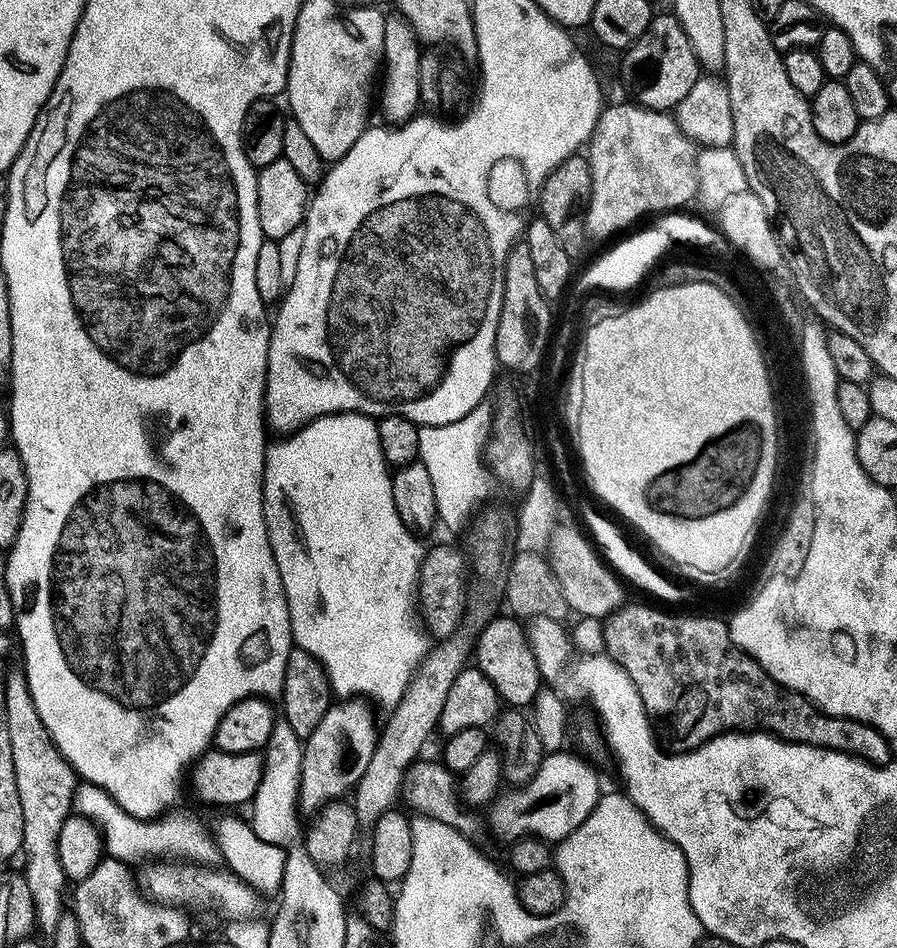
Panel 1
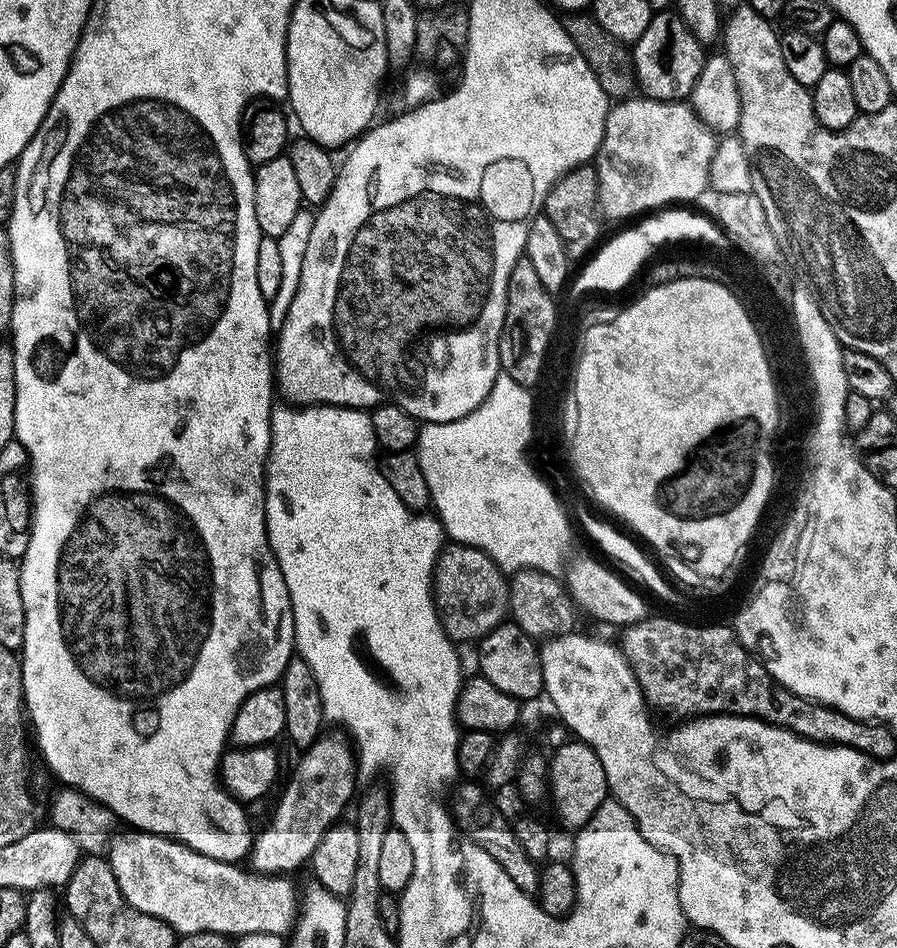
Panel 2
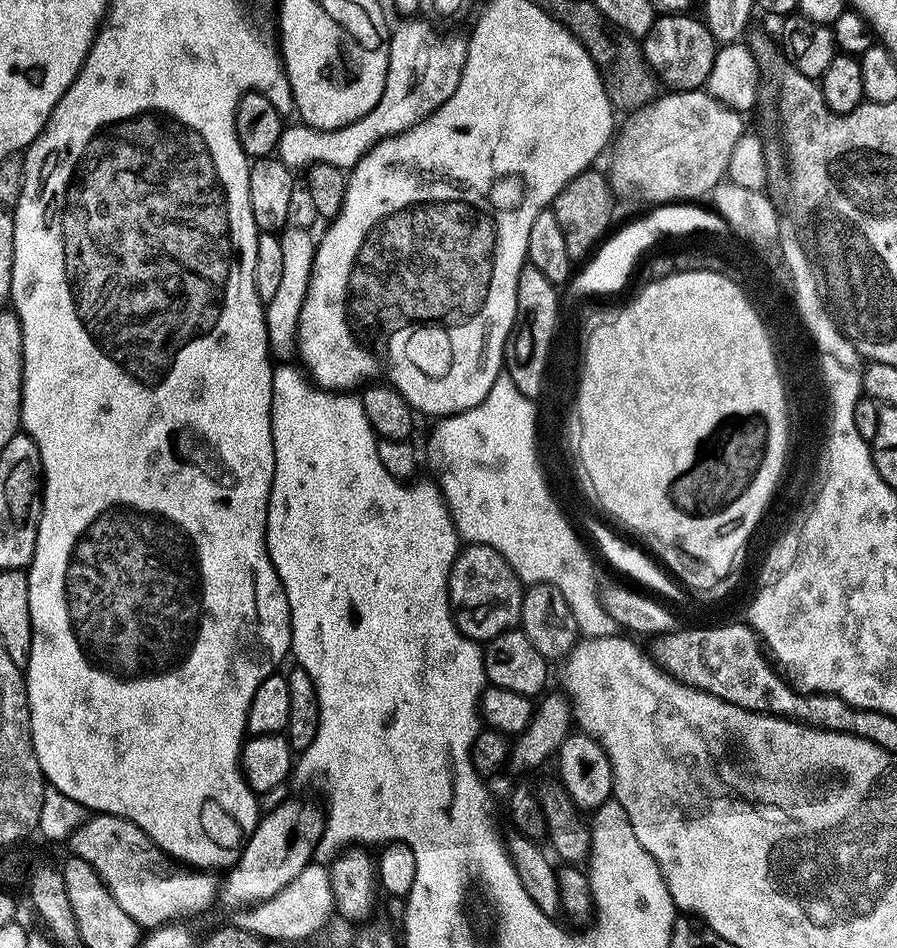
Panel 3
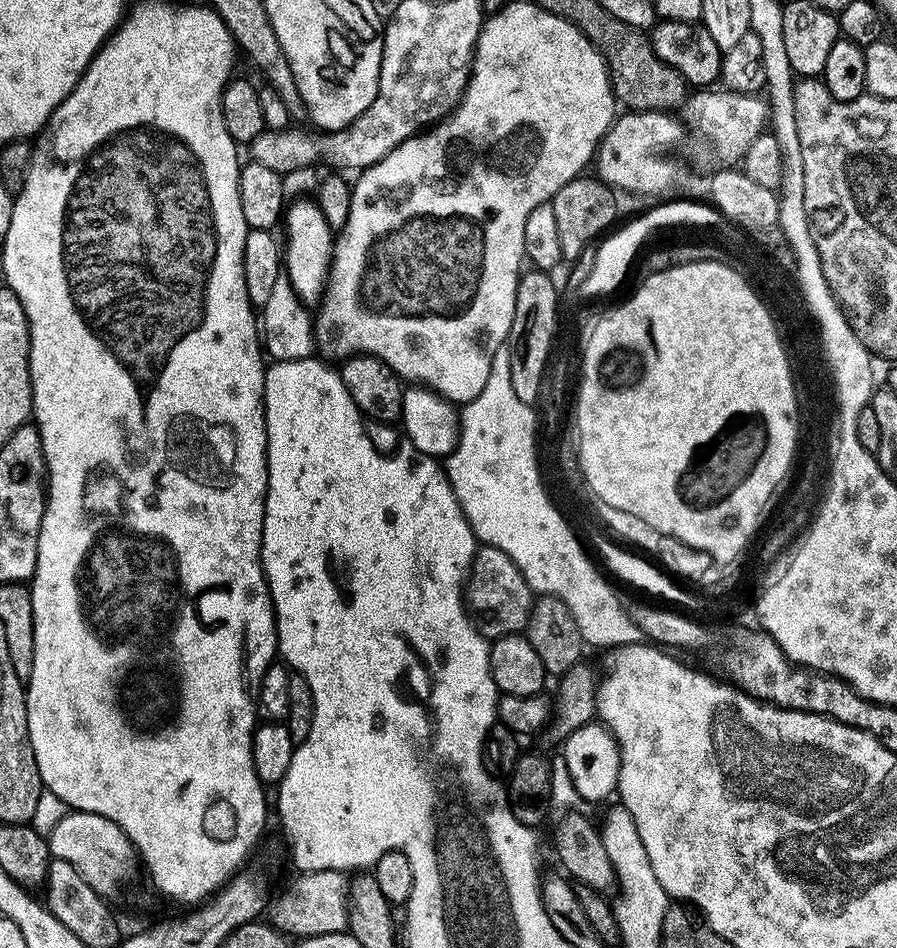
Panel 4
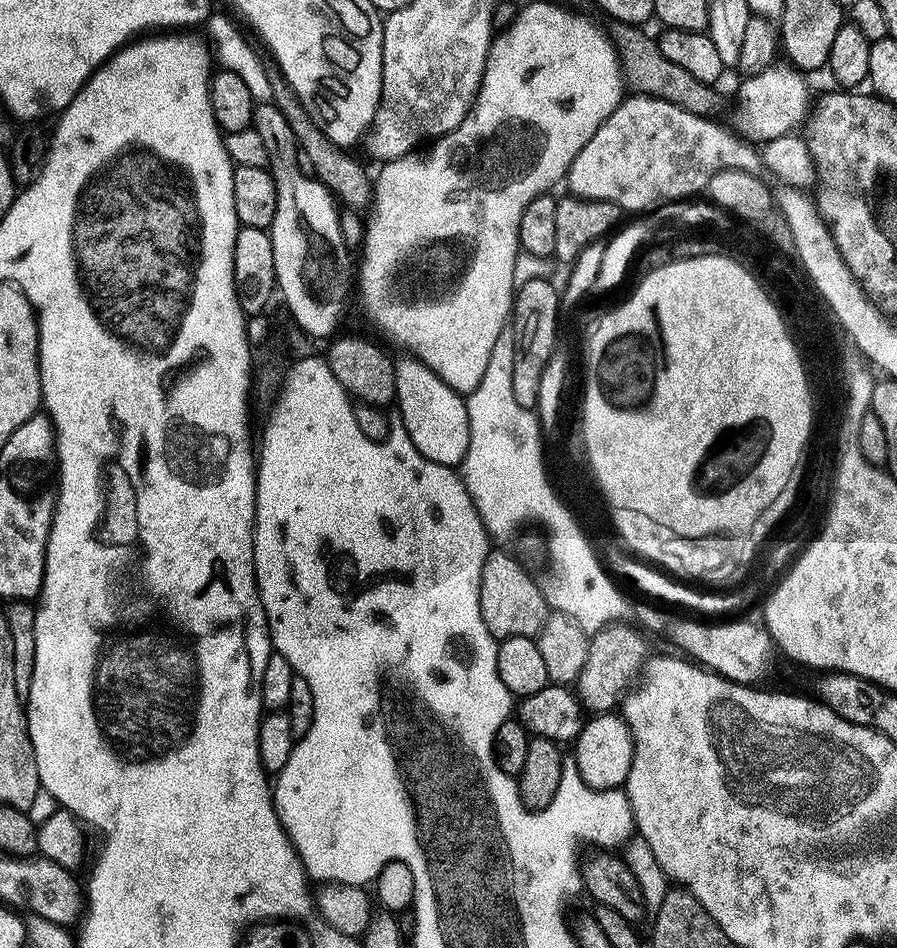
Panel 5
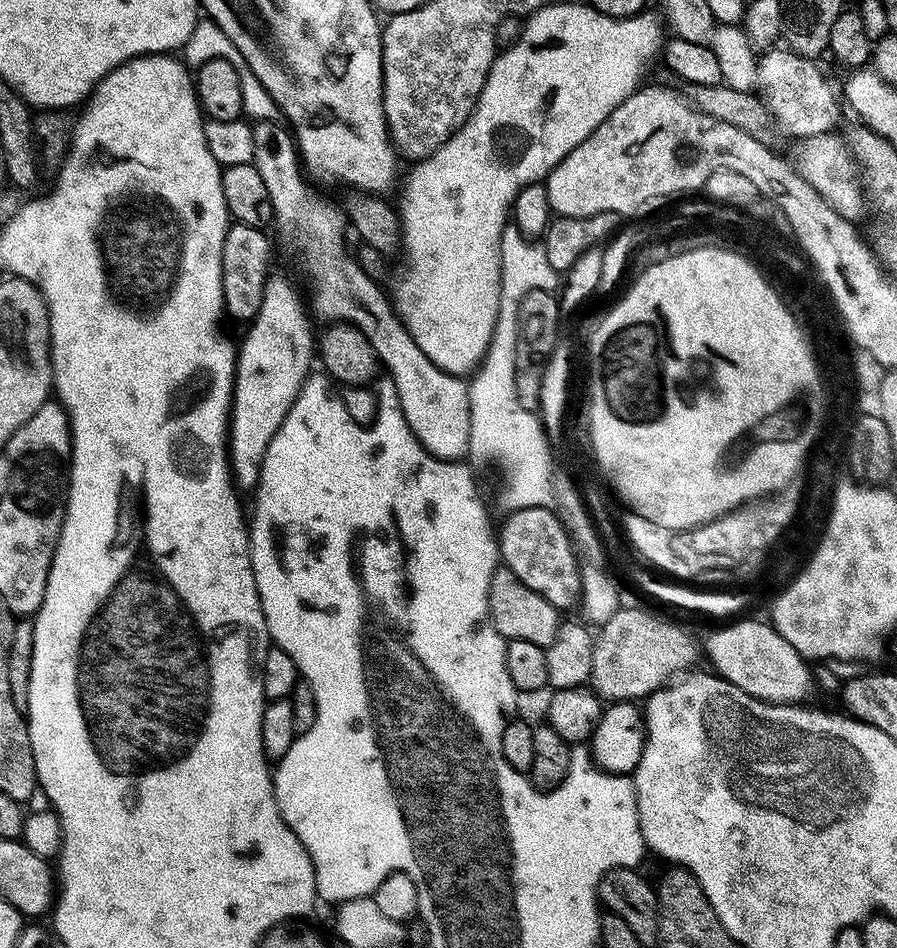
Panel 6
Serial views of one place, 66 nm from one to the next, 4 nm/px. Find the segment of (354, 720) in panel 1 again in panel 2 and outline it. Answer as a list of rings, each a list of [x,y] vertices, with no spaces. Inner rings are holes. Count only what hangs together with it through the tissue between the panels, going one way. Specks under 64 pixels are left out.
[[[325,731],[319,735],[310,747],[303,749],[299,753],[300,761],[296,764],[296,769],[292,772],[292,781],[284,788],[284,793],[280,796],[280,801],[276,804],[276,809],[272,812],[272,817],[268,820],[268,825],[257,834],[256,840],[250,844],[251,866],[260,874],[292,874],[295,868],[300,868],[309,863],[326,830],[341,819],[344,807],[348,803],[353,803],[352,790],[358,781],[358,765],[354,744],[343,731]]]

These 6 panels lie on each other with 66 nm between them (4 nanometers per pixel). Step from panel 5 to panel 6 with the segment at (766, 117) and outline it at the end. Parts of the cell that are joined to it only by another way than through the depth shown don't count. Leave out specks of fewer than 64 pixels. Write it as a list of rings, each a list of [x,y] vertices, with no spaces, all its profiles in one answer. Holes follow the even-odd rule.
[[[784,46],[765,51],[756,62],[755,87],[758,89],[758,96],[777,129],[781,133],[789,132],[792,138],[831,133],[835,129],[832,127],[836,124],[836,115],[840,112],[841,101],[838,96],[836,101],[831,86],[812,64],[815,63],[809,57],[799,56]]]

